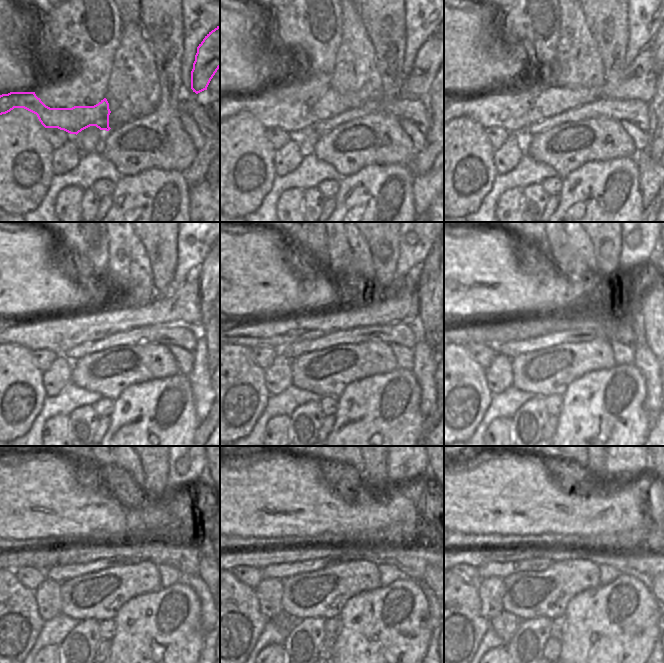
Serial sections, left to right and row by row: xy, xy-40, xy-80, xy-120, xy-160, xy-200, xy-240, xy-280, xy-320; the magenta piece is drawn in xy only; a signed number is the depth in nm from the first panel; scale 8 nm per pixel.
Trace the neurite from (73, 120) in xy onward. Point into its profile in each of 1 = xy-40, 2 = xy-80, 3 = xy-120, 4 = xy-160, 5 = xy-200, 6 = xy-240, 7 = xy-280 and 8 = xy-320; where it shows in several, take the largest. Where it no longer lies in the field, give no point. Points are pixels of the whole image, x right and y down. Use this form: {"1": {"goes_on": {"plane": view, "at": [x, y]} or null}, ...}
{"1": {"goes_on": {"plane": "xy-40", "at": [298, 118]}}, "2": {"goes_on": {"plane": "xy-80", "at": [515, 113]}}, "3": {"goes_on": {"plane": "xy-120", "at": [58, 334]}}, "4": {"goes_on": {"plane": "xy-160", "at": [277, 333]}}, "5": {"goes_on": {"plane": "xy-200", "at": [626, 305]}}, "6": {"goes_on": {"plane": "xy-240", "at": [159, 545]}}, "7": {"goes_on": {"plane": "xy-280", "at": [369, 547]}}, "8": {"goes_on": {"plane": "xy-320", "at": [593, 549]}}}

